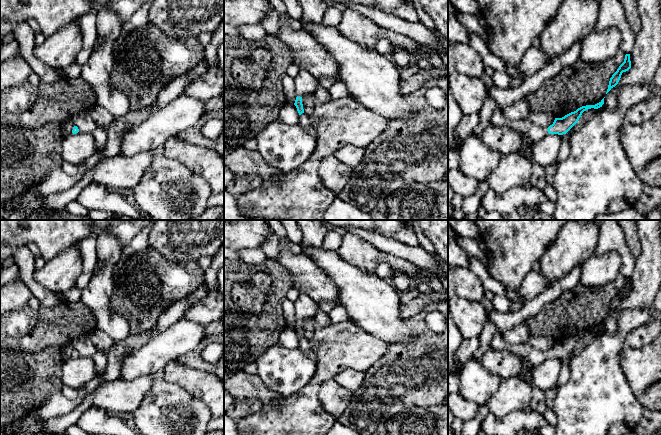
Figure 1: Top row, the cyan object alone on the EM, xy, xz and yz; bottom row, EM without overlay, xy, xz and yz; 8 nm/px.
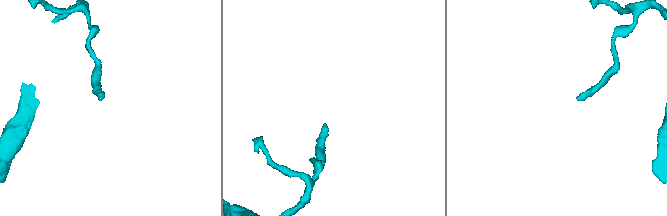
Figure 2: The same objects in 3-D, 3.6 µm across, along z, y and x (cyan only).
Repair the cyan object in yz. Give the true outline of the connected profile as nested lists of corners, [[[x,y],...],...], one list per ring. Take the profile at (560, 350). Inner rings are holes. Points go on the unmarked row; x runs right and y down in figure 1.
[[[604,322],[595,329],[586,329],[578,332],[576,335],[565,339],[562,342],[555,342],[552,349],[548,352],[533,348],[528,341],[520,343],[507,342],[501,333],[496,333],[489,343],[489,348],[494,350],[505,350],[524,357],[533,367],[540,365],[547,358],[566,358],[579,344],[582,337],[588,333],[598,333],[604,328]]]

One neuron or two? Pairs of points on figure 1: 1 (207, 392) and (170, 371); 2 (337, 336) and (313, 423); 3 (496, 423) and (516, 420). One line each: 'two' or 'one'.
1: one
2: one
3: one

